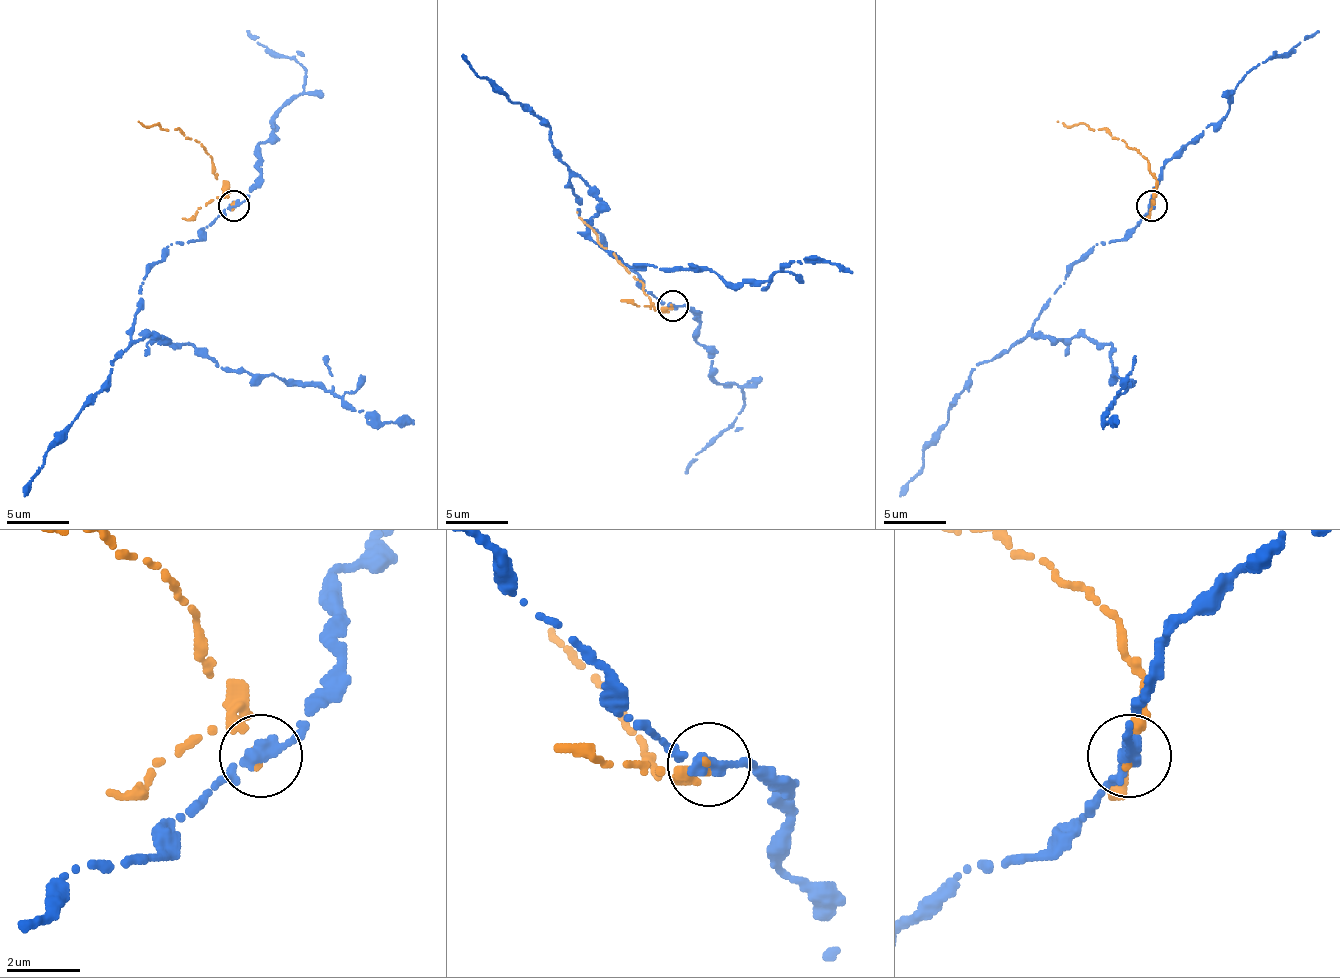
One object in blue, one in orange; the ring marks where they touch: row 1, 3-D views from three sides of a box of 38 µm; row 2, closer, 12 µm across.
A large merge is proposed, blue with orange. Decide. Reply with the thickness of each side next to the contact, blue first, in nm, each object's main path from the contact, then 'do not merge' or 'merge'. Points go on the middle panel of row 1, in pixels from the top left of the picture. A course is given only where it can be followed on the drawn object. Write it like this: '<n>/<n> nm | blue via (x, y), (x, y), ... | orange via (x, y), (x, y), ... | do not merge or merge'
320/240 nm | blue via (671, 305), (584, 221), (571, 177), (599, 202), (590, 236), (631, 267), (762, 283), (803, 258), (853, 274) | orange via (671, 308), (656, 311), (637, 280), (596, 239), (578, 211) | do not merge

